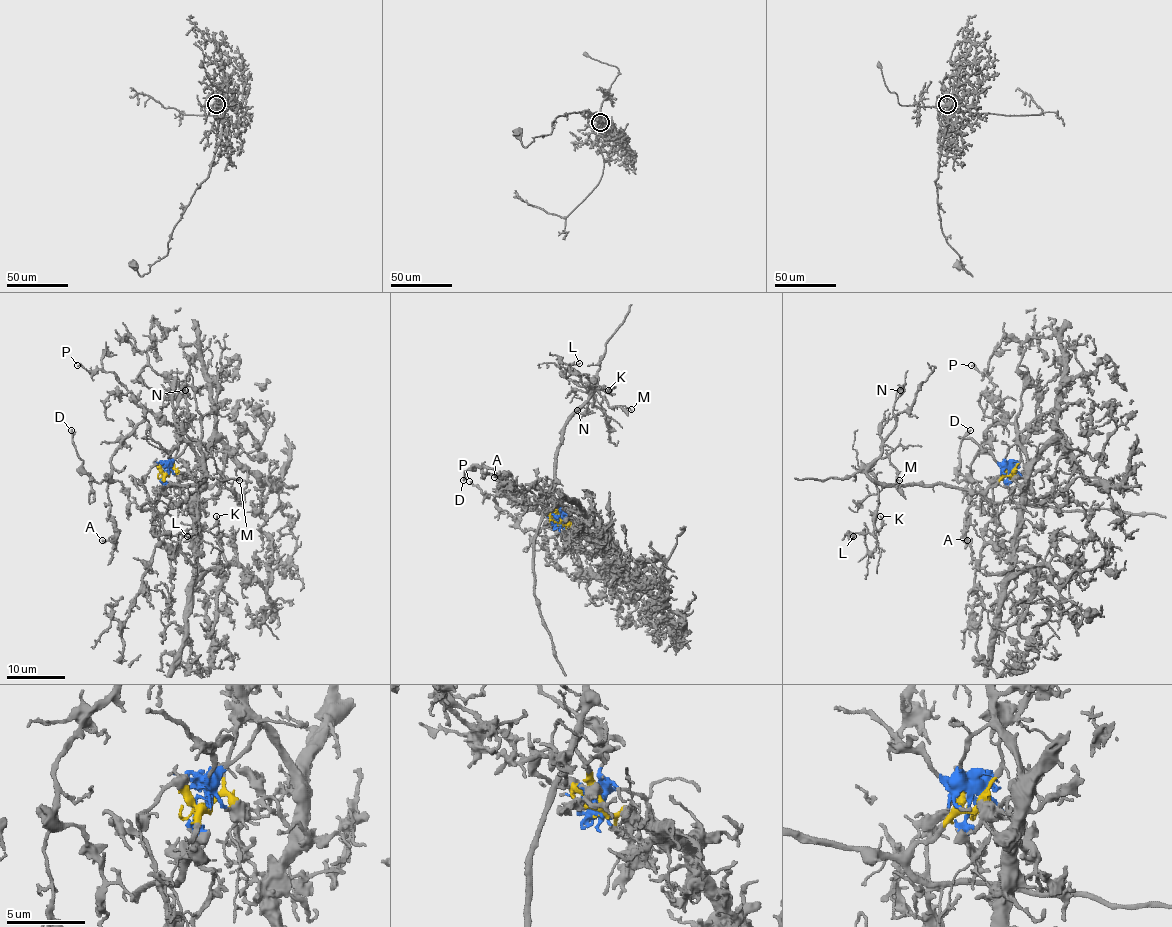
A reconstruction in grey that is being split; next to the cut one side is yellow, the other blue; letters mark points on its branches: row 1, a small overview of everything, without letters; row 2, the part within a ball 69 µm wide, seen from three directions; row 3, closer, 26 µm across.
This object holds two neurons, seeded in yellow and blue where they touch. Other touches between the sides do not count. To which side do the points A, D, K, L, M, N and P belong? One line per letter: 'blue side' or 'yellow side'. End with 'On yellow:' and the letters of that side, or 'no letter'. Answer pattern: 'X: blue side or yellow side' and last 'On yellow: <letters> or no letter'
A: blue side
D: blue side
K: yellow side
L: yellow side
M: yellow side
N: yellow side
P: blue side
On yellow: K, L, M, N

